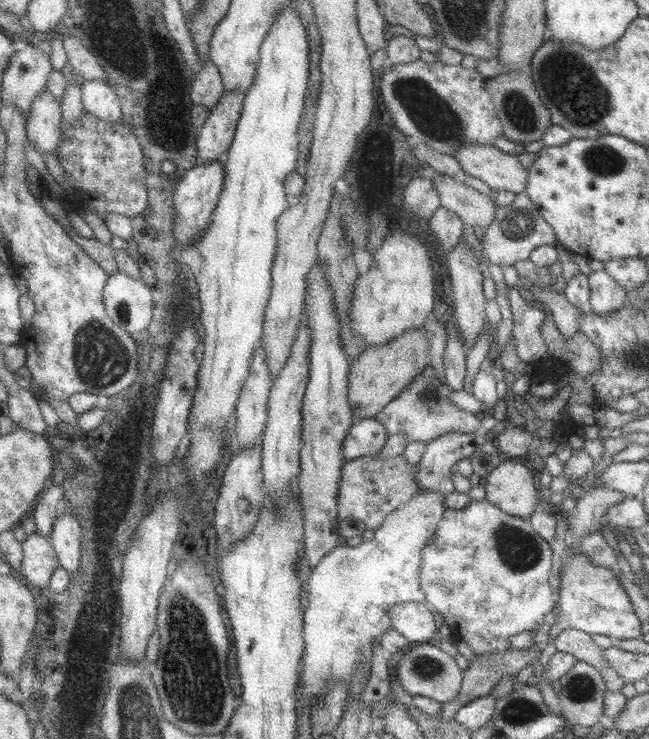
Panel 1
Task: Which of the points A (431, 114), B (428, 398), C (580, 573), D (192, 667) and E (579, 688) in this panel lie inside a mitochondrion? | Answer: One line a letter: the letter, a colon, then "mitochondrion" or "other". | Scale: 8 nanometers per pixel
A: mitochondrion
B: mitochondrion
C: mitochondrion
D: mitochondrion
E: mitochondrion

